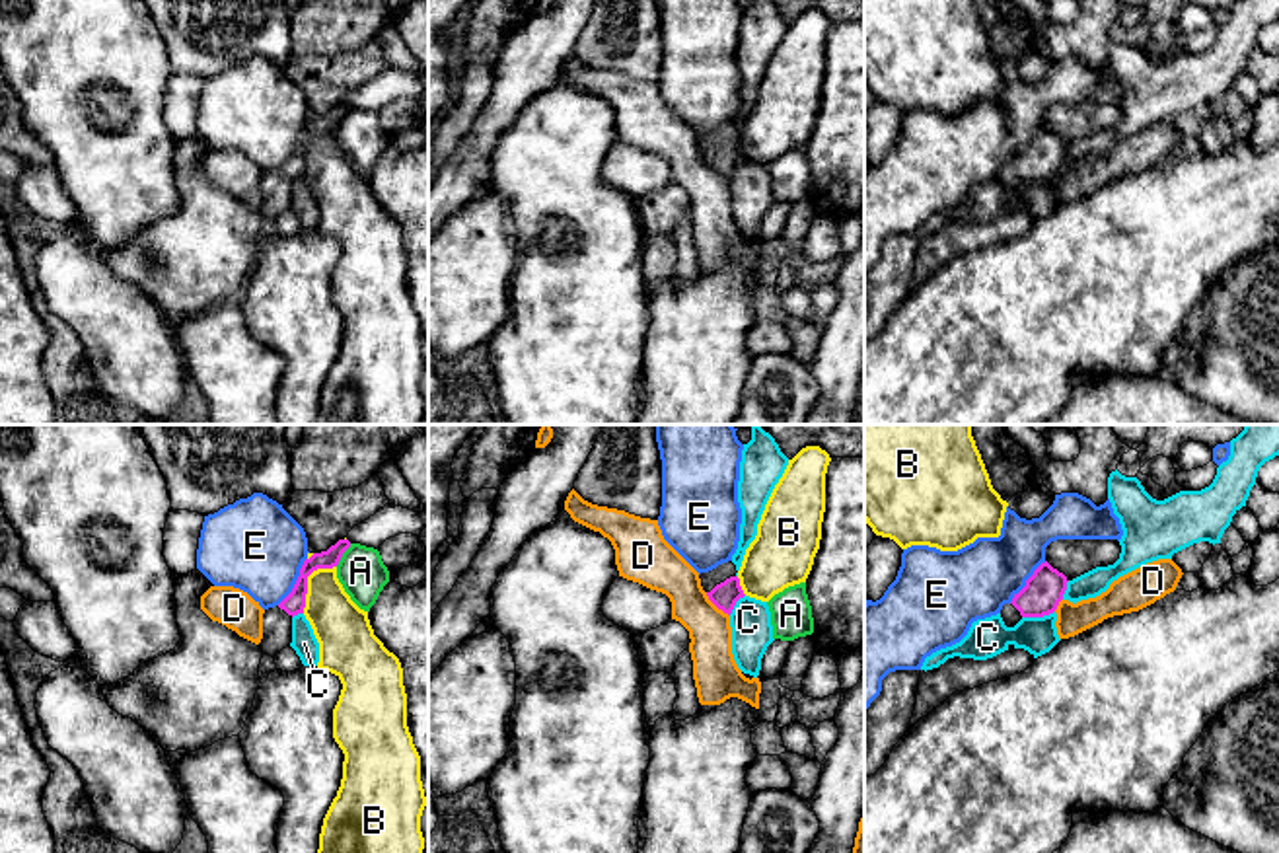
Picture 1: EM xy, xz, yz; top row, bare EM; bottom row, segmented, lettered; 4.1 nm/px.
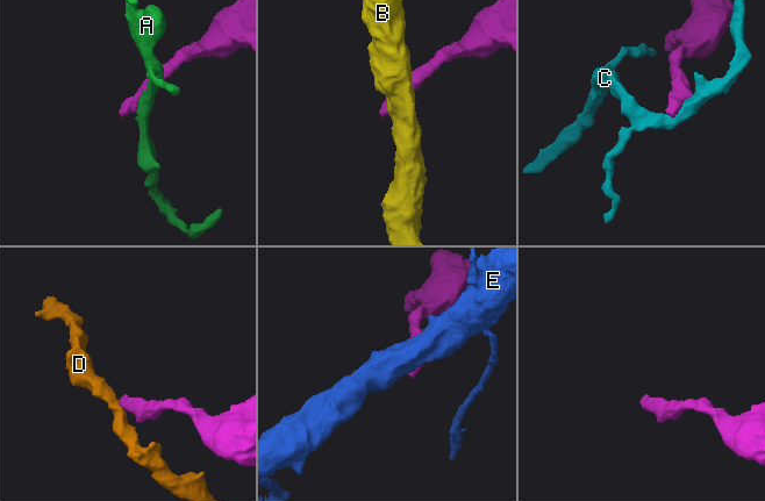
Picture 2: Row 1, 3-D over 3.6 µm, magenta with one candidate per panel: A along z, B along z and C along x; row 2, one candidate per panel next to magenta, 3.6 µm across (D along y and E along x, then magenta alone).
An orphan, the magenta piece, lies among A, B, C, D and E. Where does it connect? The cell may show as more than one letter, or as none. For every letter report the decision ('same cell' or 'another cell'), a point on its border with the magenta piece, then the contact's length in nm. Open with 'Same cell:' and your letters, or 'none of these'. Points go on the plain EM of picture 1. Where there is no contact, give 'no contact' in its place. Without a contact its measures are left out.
Same cell: none of these
A: another cell | xy (341, 119) | 120 nm
B: another cell | xy (306, 145) | 240 nm
C: another cell | yz (1038, 180) | 140 nm
D: another cell | xz (717, 170) | 140 nm
E: another cell | xy (296, 145) | 240 nm

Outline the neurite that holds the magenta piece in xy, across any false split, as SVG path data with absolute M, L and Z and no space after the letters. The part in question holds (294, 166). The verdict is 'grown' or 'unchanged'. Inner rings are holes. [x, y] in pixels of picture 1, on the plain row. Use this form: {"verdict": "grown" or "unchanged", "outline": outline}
{"verdict": "grown", "outline": "M339 103L327 115L313 117L304 125L300 140L292 156L274 171L263 177L263 203L259 206L263 218L274 220L292 206L292 181L304 177L308 140L317 132L333 132L339 129L343 117L350 111L348 103Z"}

